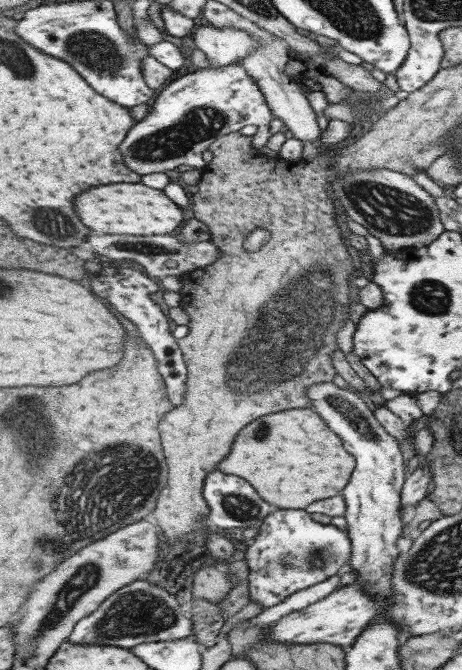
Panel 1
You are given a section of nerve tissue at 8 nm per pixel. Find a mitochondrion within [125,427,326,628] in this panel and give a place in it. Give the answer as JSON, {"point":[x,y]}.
{"point":[238,506]}

